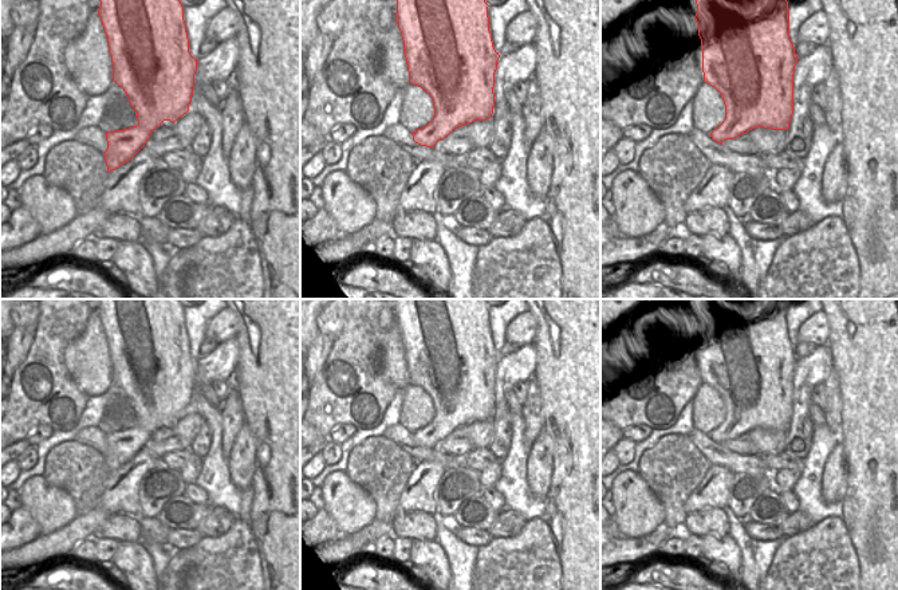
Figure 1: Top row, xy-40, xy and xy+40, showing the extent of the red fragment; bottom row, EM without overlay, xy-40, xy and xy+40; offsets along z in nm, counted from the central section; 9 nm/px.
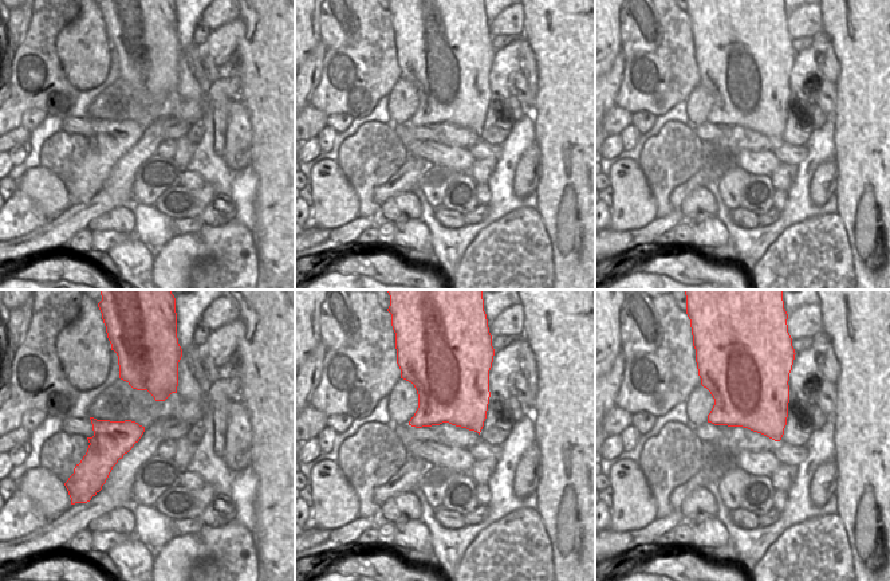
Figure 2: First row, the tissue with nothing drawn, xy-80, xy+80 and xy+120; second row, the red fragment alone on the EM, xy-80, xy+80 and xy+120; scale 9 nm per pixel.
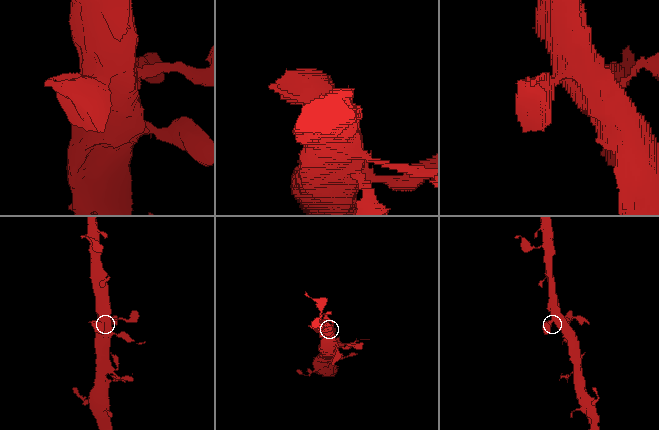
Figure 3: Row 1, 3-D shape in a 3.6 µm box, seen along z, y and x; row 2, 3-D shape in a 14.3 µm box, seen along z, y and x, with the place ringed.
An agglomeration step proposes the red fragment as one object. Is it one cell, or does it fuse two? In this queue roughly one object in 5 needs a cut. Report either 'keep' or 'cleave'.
keep

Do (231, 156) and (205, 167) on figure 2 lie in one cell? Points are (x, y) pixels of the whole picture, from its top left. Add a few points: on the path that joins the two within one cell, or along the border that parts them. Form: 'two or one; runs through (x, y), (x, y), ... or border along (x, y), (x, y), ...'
two; border along (223, 156), (223, 160), (233, 172)

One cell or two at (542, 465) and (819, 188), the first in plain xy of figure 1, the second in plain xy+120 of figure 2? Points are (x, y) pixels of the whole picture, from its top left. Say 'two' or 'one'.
one

